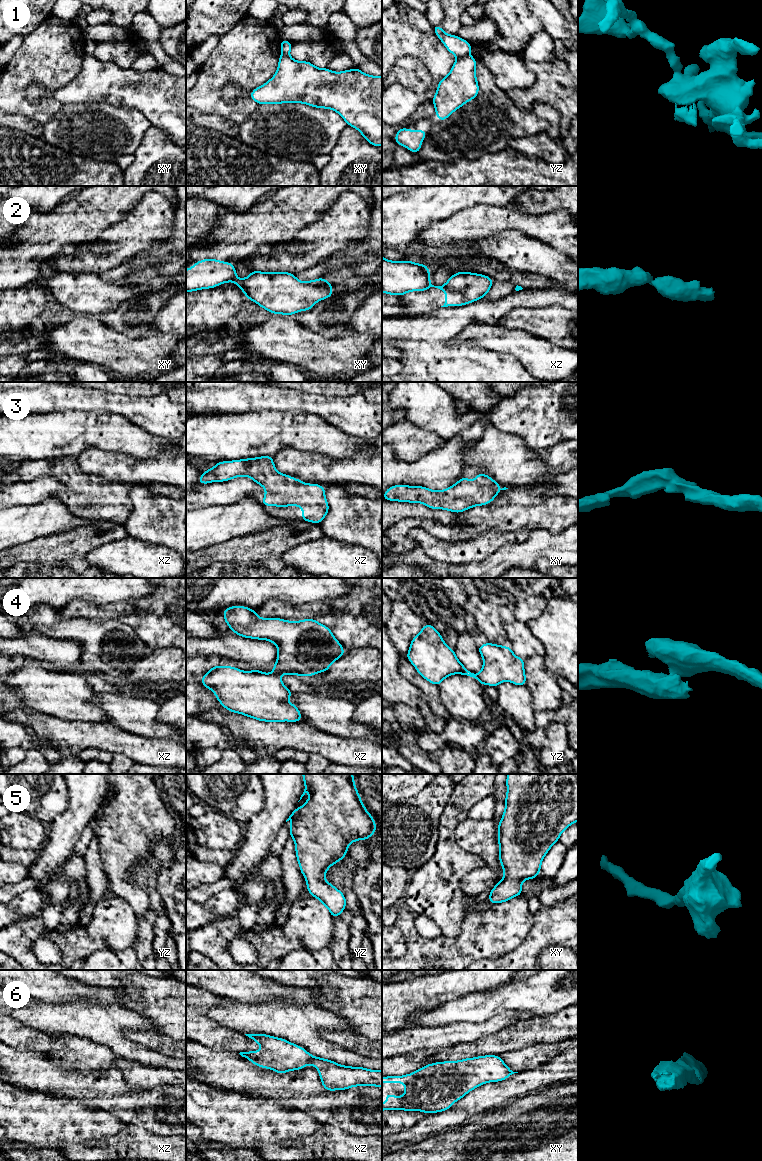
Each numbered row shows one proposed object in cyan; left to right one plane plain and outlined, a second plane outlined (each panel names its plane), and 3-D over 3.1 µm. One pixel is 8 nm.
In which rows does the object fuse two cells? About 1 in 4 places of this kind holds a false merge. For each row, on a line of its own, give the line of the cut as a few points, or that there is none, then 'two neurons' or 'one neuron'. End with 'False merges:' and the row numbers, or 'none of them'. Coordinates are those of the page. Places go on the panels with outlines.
1: yz (467, 54), (457, 58) | two neurons
2: xy (235, 276), (232, 280) | two neurons
3: no cut | one neuron
4: xz (273, 672), (279, 675) | two neurons
5: no cut | one neuron
6: no cut | one neuron
False merges: 1, 2, 4

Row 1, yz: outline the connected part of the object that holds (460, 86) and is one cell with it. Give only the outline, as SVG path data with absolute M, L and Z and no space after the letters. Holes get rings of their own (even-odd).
M471 55L457 58L449 74L440 80L431 100L439 121L444 121L455 110L475 99L478 93L476 59Z

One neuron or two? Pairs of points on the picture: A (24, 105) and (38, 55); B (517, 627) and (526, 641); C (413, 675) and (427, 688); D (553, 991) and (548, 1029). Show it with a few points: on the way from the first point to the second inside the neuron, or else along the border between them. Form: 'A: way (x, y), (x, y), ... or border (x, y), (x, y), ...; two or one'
A: way (20, 93), (20, 73), (26, 67); one
B: way (517, 630), (523, 638); one
C: way (416, 678), (424, 685); one
D: border (567, 1006), (553, 1013), (533, 1015), (527, 1018); two

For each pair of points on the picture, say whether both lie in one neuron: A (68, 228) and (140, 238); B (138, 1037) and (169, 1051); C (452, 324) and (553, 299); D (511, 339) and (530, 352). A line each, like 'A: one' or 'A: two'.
A: two
B: one
C: one
D: one

